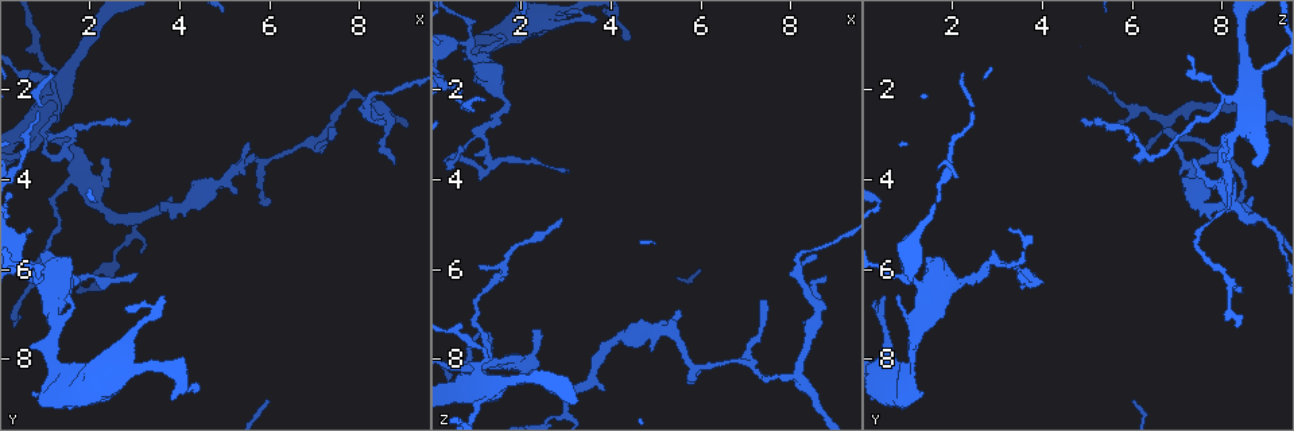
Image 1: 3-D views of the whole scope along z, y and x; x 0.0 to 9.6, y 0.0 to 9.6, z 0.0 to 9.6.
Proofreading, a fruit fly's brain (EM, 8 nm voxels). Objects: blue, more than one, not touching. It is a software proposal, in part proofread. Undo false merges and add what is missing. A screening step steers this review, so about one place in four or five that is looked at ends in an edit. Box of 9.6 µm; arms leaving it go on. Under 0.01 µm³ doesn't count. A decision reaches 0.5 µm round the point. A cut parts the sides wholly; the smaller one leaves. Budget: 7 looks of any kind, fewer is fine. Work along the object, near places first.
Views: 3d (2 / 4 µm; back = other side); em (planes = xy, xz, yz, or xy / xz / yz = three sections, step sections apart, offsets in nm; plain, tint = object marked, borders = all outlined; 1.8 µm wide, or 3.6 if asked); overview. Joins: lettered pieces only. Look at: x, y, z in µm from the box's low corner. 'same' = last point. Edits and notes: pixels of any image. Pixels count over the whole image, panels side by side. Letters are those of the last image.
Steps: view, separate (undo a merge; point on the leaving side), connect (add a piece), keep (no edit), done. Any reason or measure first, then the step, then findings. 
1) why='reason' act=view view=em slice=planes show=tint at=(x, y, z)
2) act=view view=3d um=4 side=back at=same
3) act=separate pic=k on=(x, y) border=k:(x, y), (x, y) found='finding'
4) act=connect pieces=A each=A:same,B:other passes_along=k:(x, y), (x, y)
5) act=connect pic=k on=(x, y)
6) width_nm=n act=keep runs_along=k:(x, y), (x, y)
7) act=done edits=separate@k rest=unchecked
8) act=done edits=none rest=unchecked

why='end of a long branch' act=view view=em slice=planes show=borders at=(4.30, 8.70, 0.80)

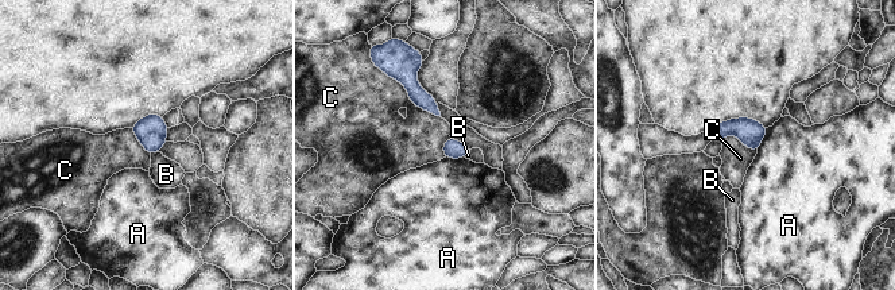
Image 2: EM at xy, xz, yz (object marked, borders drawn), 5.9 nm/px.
act=keep each=A:other,B:other,C:other border=2:(384, 73), (414, 104), (440, 116) found='no lettered piece goes on from it'

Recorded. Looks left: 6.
why='free end' act=view view=3d um=4 side=back at=(0.70, 8.65, 1.30)

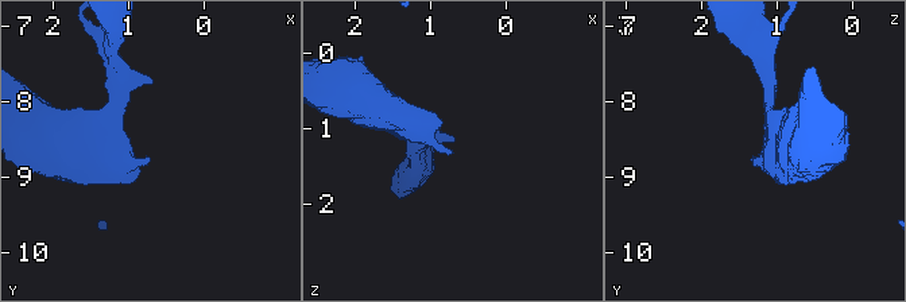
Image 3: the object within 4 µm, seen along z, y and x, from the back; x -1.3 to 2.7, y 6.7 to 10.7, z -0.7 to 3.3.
why='now the EM' act=view view=em slice=yz step=4 show=tint at=(0.75, 8.75, 1.30)

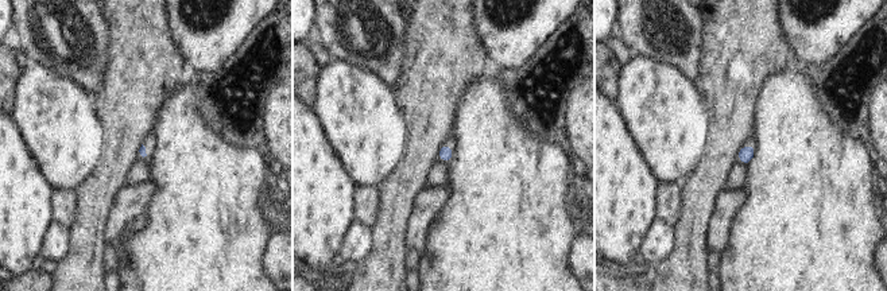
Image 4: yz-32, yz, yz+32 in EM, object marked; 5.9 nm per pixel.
act=view view=em slice=planes show=borders at=same

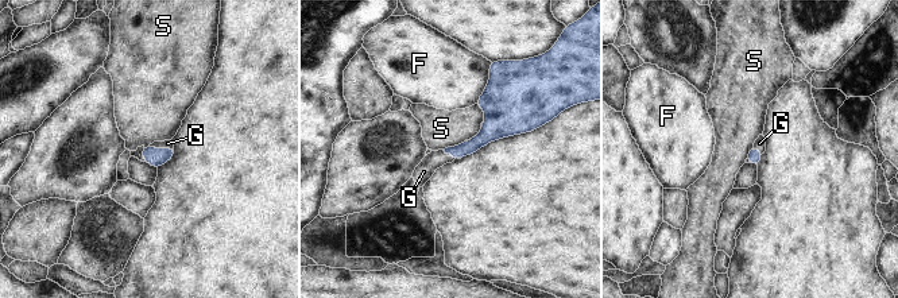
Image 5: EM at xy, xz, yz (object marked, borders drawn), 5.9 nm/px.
longest_contact=F:240nm act=connect pieces=G each=F:other,G:same,S:other found='it goes on there'

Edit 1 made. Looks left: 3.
why='branch stops here' act=view view=em um=3.6 slice=yz step=8 show=borders at=(5.55, 3.10, 7.00)

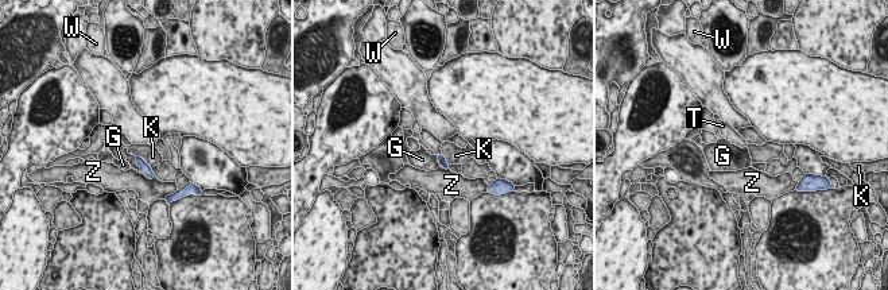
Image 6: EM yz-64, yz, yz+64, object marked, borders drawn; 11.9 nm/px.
act=connect pieces=T each=G:other,K:other,T:same,W:other,Z:other passes_along=6:(442, 161), (438, 154), (427, 136) found='it goes on there'

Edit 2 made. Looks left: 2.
act=done edits=connect@5,connect@6 rest=unchecked

